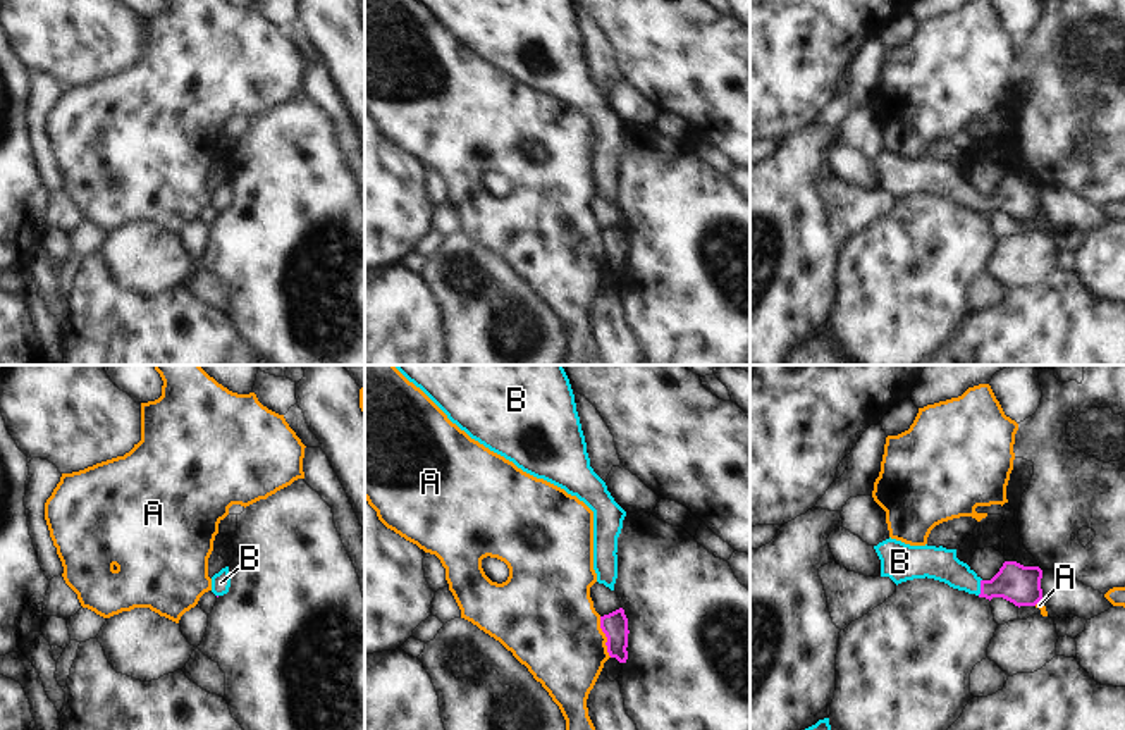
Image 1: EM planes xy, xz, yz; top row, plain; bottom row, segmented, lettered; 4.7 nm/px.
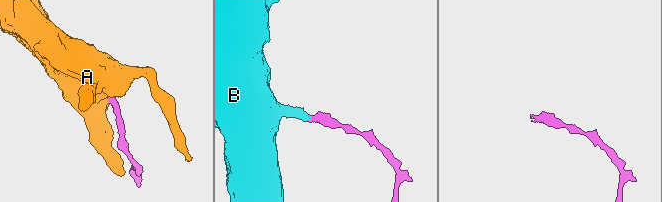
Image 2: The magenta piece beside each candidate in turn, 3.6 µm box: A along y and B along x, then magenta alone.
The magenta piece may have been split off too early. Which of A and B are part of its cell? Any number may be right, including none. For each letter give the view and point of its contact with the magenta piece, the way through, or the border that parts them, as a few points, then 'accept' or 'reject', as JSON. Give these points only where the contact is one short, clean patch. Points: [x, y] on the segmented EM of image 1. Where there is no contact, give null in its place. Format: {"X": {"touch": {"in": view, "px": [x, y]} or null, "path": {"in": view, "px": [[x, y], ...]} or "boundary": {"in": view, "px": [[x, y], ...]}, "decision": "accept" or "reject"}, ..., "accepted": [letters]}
{"A": {"touch": {"in": "xz", "px": [606, 636]}, "boundary": {"in": "xz", "px": [[599, 617], [599, 627], [606, 637], [606, 651], [611, 656]]}, "decision": "reject"}, "B": {"touch": {"in": "yz", "px": [981, 587]}, "path": {"in": "yz", "px": [[1019, 584], [981, 587], [940, 563]]}, "decision": "accept"}, "accepted": ["B"]}

